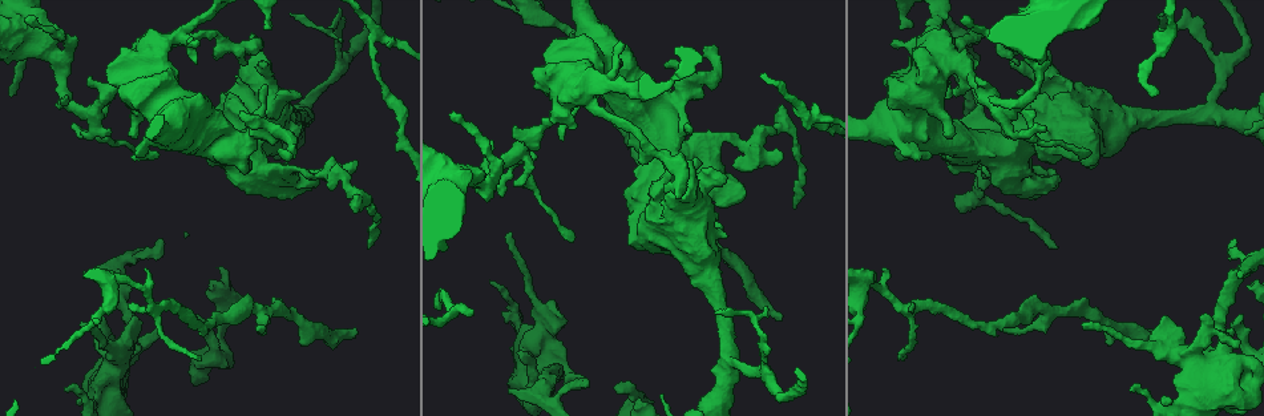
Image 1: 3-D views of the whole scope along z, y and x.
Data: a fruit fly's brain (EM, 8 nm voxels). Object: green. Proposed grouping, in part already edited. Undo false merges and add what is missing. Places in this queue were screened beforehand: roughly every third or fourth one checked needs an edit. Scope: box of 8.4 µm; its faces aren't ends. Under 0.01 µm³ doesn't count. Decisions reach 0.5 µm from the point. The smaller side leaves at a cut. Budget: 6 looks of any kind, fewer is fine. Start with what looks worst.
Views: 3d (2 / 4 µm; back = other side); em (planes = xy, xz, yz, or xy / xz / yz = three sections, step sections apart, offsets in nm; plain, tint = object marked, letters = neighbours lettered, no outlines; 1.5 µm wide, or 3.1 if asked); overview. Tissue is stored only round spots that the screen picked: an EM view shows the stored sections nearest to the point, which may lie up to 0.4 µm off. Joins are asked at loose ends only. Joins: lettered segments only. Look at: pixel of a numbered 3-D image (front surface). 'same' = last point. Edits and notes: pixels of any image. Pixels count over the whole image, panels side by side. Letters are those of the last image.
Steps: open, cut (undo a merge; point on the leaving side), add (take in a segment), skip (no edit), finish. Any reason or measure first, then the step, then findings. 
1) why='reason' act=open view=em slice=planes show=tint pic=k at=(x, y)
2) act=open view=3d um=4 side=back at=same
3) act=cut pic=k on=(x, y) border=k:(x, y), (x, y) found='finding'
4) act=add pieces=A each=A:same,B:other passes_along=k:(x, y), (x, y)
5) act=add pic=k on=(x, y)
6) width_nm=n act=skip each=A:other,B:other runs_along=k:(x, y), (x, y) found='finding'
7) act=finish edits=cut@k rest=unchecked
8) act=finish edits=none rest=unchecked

why='a fork' act=open view=3d um=4 side=back pic=1 at=(956, 36)

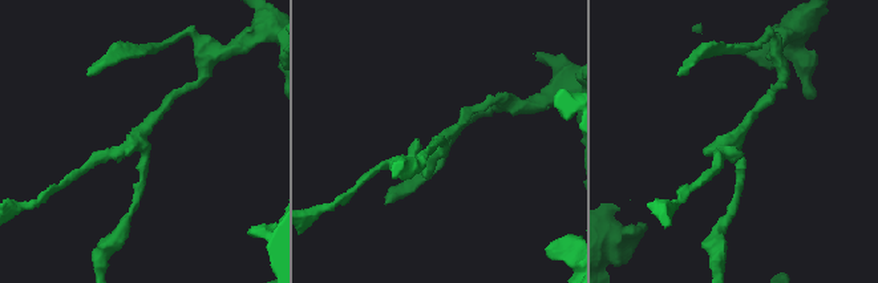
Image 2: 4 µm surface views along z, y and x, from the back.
why='shape alone is not enough' act=open view=em slice=xz step=8 show=plain pic=2 at=(142, 145)

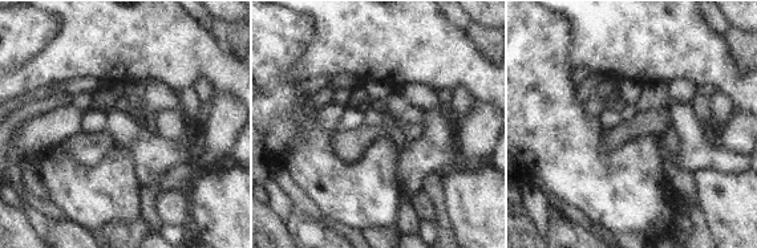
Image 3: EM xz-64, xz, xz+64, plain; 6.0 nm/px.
why='see the neighbours' act=open view=em slice=xz step=8 show=letters at=same

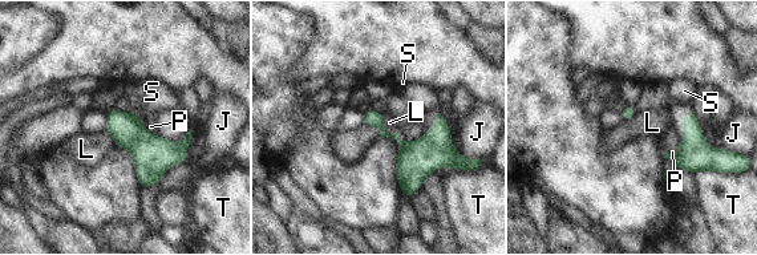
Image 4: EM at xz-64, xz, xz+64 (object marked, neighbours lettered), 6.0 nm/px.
longest_contact=P:160nm act=skip each=J:other,L:other,P:other,S:other,T:other found='continuous, no second neuron'

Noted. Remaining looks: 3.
why='an open end' act=open view=em slice=yz step=4 show=letters pic=1 at=(702, 50)

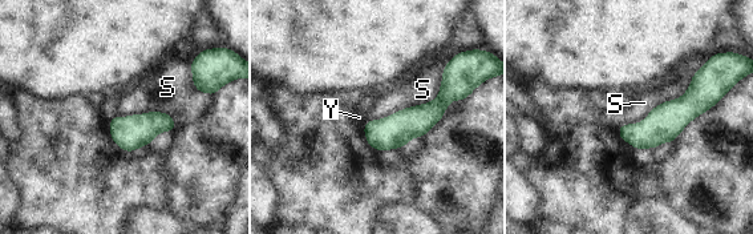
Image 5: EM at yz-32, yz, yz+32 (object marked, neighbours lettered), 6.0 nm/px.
act=skip each=S:other,Y:other found='no lettered segment goes on from it'

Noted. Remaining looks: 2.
why='calibre changes' act=open view=3d um=4 side=back pic=1 at=(556, 373)

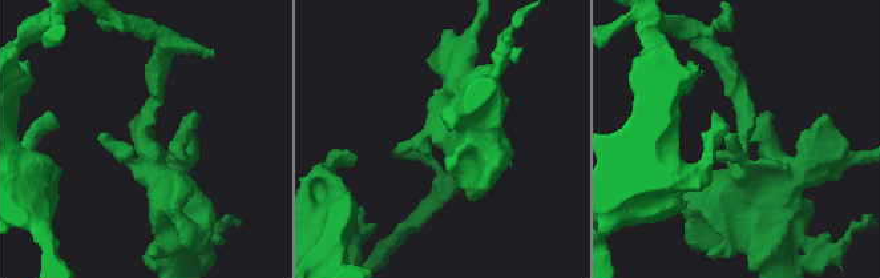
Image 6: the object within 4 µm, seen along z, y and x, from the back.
act=open view=em slice=planes show=letters pic=6 at=(745, 152)

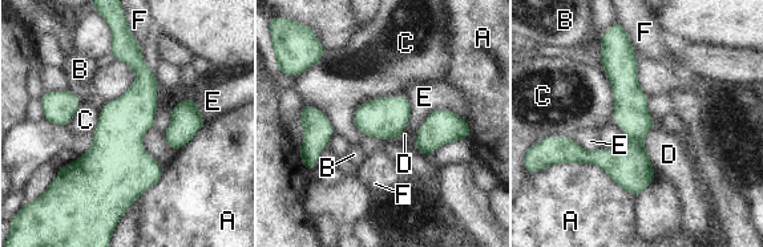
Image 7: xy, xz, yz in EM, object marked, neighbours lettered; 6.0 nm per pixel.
width_nm=200 act=skip each=A:other,B:other,C:other,D:other,E:other,F:other border=7:(402, 96), (363, 101), (356, 132) found='one neuron here'

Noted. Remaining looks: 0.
act=finish edits=none rest=unchecked

